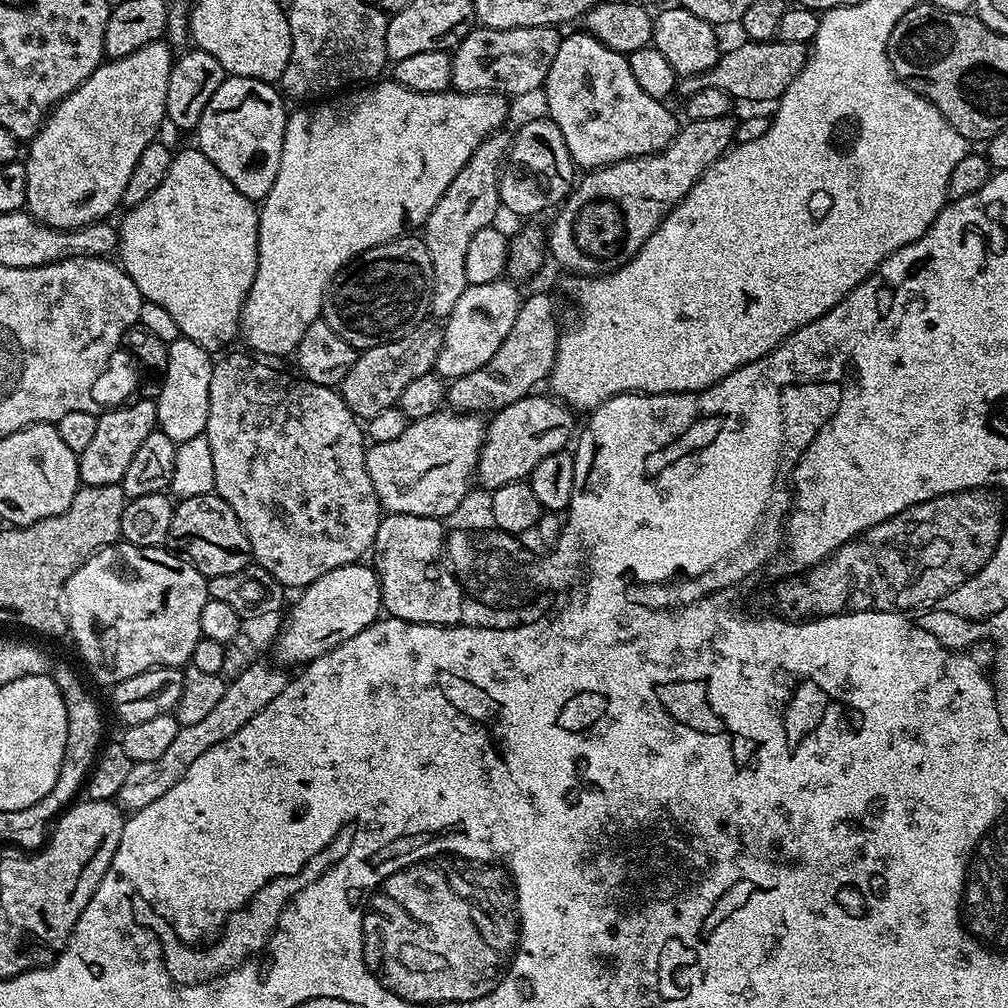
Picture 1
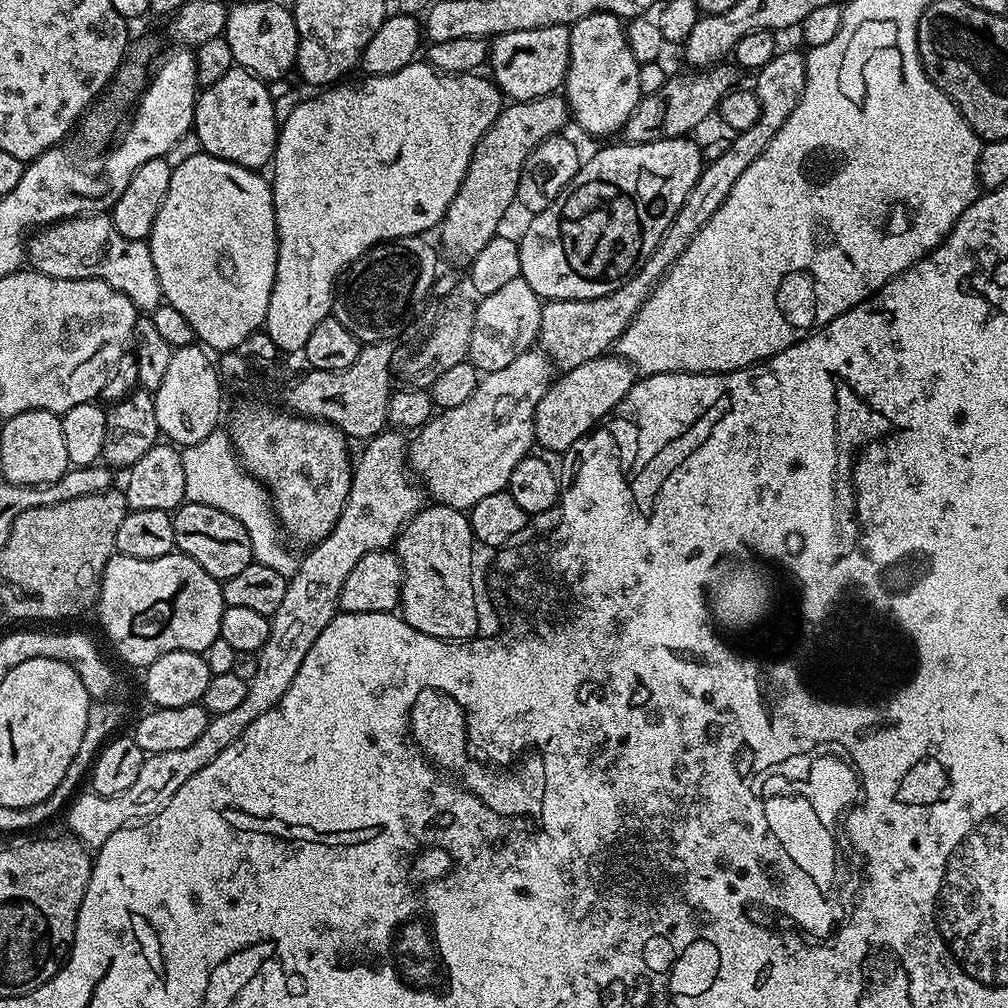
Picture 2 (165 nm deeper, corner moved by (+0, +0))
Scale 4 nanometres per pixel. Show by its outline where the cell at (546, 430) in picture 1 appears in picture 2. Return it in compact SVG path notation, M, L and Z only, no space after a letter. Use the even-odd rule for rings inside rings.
M605 354L590 362L582 362L582 366L574 366L569 372L560 372L546 394L542 394L542 402L538 402L536 407L535 443L539 447L541 444L545 453L575 449L605 416L611 414L614 406L618 406L618 402L626 398L637 379L636 369L616 354Z

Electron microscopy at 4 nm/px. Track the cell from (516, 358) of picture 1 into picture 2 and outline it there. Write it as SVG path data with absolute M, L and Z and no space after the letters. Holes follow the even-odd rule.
M777 51L776 57L755 73L754 91L760 103L758 122L750 126L750 130L737 132L728 140L728 149L719 158L707 161L700 172L698 182L694 182L690 194L678 206L678 214L674 214L674 222L666 230L664 237L658 242L654 254L644 263L640 273L618 290L606 294L602 298L589 300L549 300L542 310L542 322L538 337L539 351L543 352L560 372L569 372L574 366L582 366L582 362L590 362L594 358L605 355L620 339L620 335L632 324L638 310L650 298L652 289L660 285L660 279L671 270L674 262L694 242L694 234L714 218L714 210L726 202L726 194L734 190L734 182L742 178L742 170L770 146L774 134L786 126L786 118L794 114L794 106L802 98L802 90L806 86L806 56L801 52Z

